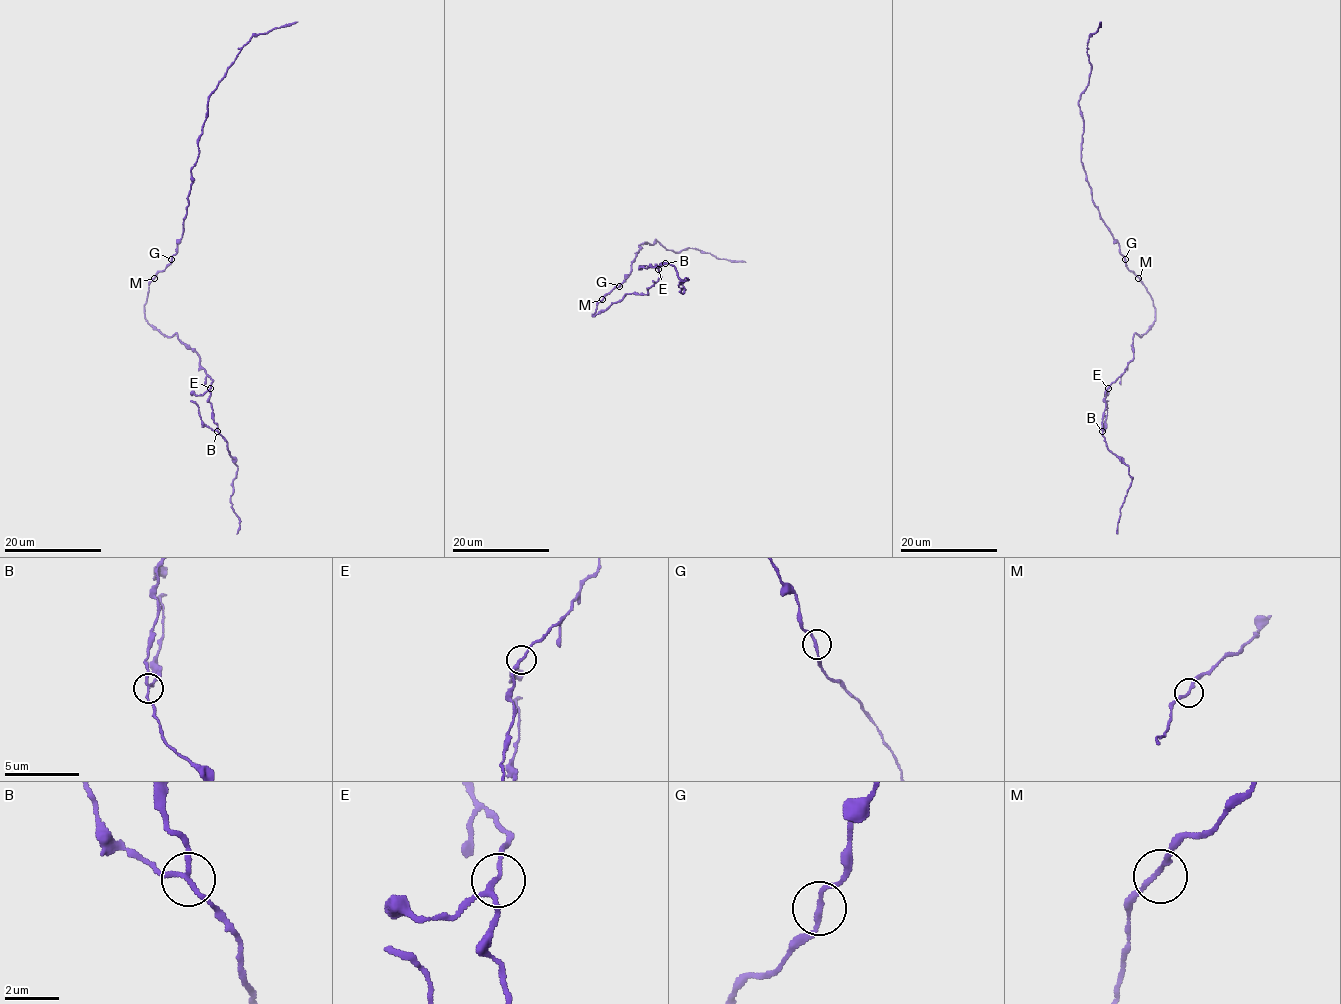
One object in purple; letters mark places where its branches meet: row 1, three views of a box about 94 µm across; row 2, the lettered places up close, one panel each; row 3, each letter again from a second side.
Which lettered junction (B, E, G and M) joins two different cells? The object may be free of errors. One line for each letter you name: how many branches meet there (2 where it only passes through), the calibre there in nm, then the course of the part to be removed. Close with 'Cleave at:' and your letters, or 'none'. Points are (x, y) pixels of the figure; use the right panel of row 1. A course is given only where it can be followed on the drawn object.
B: branches 3; calibre 170 nm; course (1102, 431), (1106, 427), (1108, 400)
Cleave at: B

